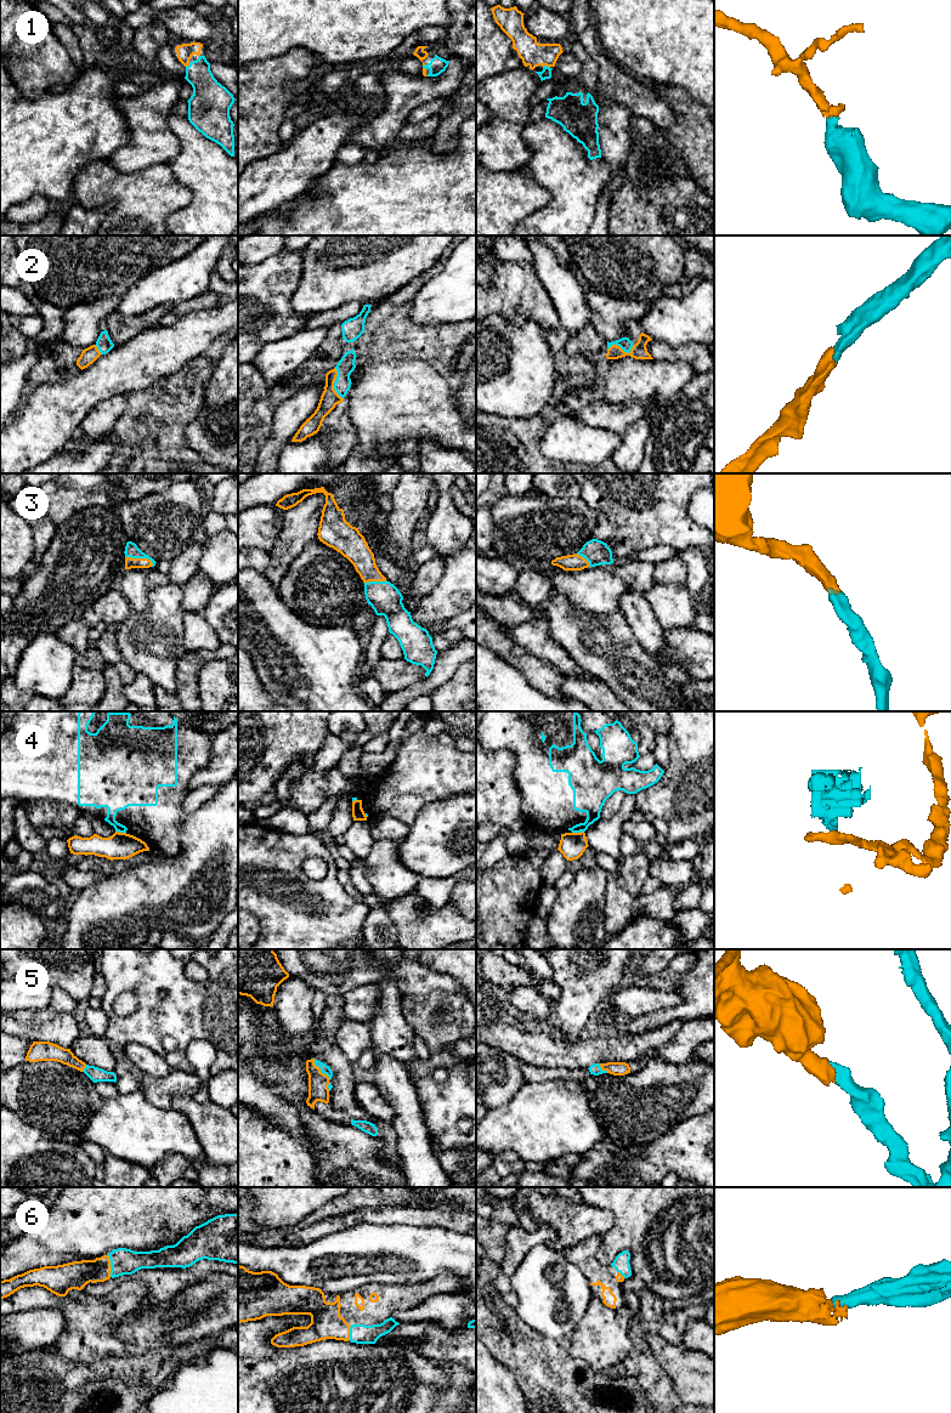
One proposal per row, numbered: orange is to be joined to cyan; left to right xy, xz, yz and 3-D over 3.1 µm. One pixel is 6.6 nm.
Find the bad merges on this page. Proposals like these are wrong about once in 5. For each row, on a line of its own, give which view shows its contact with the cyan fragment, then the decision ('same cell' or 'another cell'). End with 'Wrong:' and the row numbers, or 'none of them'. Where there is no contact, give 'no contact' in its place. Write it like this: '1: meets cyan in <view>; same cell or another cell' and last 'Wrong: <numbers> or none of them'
1: meets cyan in yz; same cell
2: meets cyan in xz; same cell
3: meets cyan in xy; same cell
4: meets cyan in yz; another cell
5: meets cyan in xz; same cell
6: meets cyan in xy; same cell
Wrong: 4

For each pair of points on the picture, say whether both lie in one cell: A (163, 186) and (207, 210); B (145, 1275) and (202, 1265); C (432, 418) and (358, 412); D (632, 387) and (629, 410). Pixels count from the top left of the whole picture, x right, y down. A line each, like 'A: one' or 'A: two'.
A: two
B: one
C: one
D: two

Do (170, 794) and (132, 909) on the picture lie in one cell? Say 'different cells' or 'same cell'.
different cells

